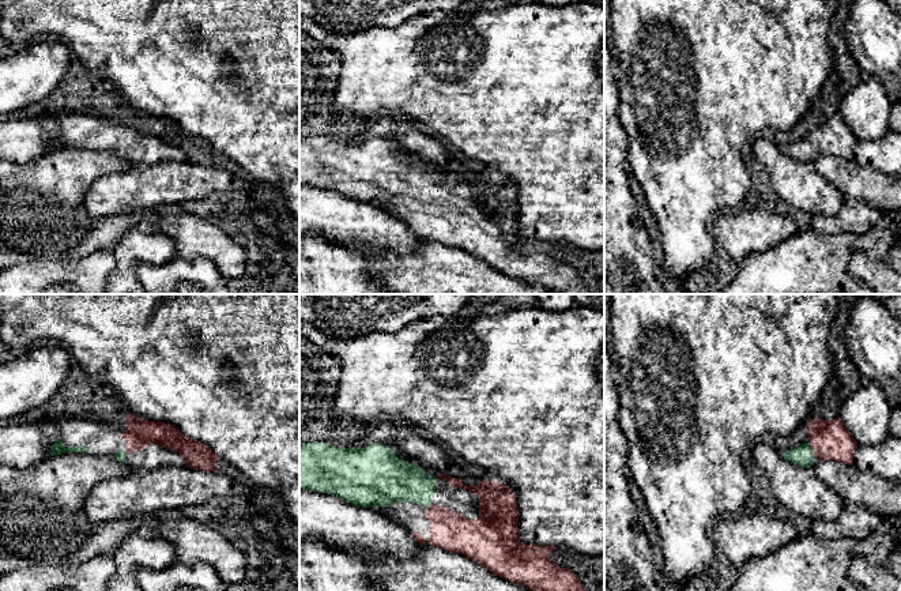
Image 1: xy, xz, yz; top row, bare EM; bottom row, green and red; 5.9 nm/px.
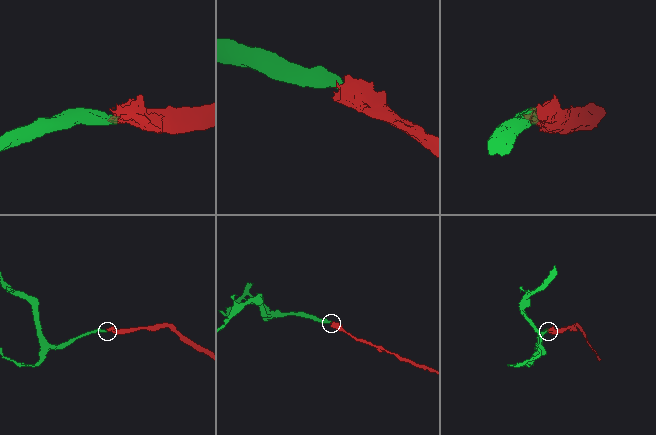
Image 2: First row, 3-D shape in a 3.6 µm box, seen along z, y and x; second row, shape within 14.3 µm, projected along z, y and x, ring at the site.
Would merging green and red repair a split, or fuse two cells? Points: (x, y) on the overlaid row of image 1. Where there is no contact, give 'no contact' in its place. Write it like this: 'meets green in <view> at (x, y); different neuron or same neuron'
meets green in yz at (813, 450); same neuron

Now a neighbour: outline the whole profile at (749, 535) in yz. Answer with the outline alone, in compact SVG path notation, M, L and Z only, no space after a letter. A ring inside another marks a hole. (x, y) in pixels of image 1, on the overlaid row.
M743 513L738 517L721 516L709 531L715 546L736 568L750 558L776 553L798 539L795 523L757 513Z

